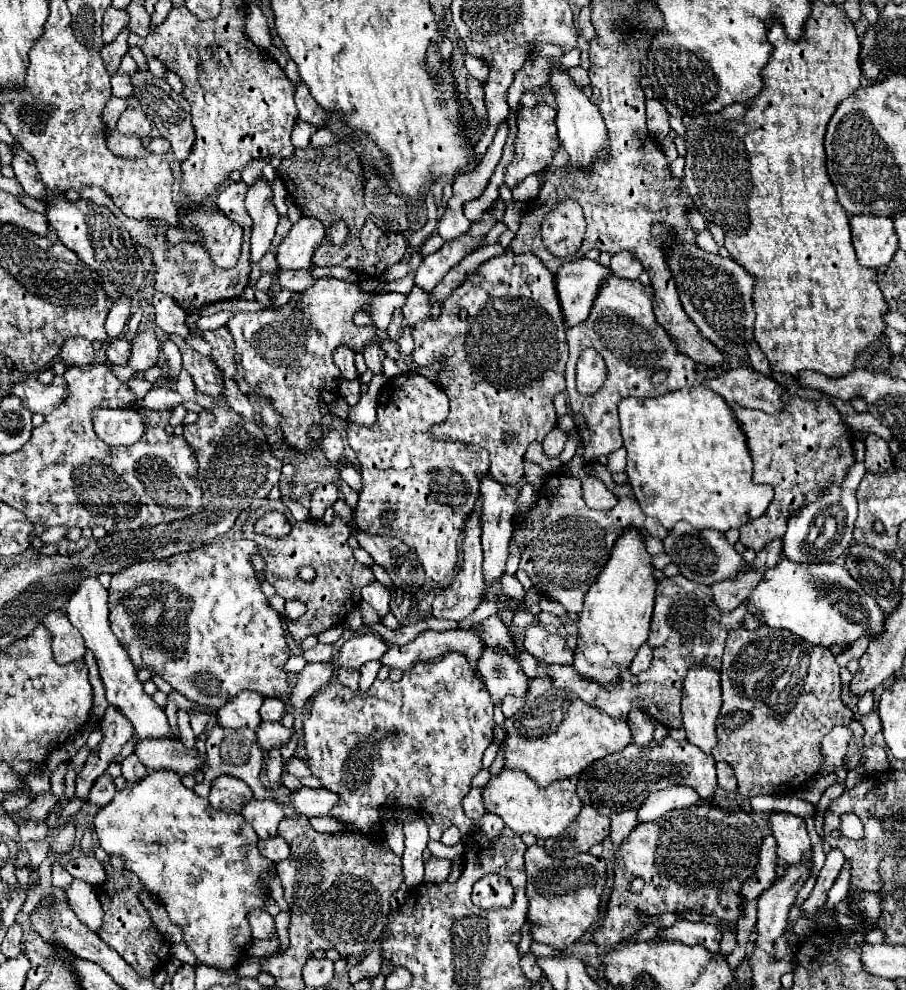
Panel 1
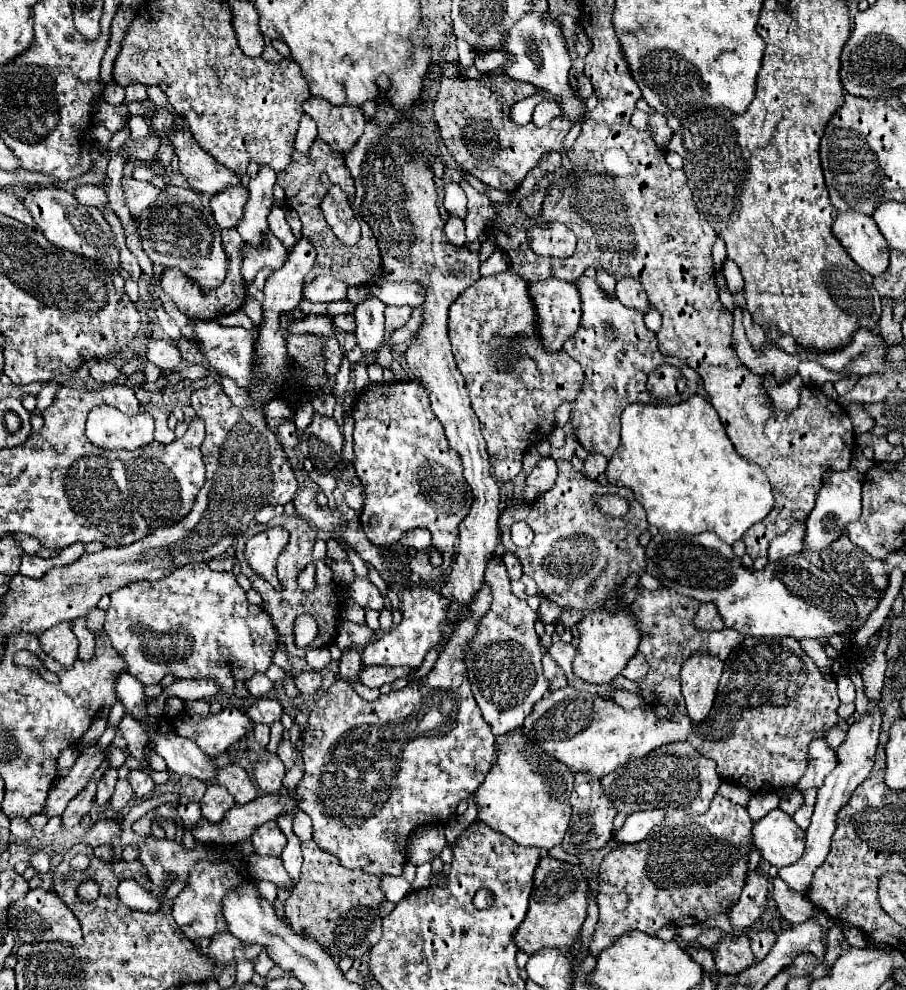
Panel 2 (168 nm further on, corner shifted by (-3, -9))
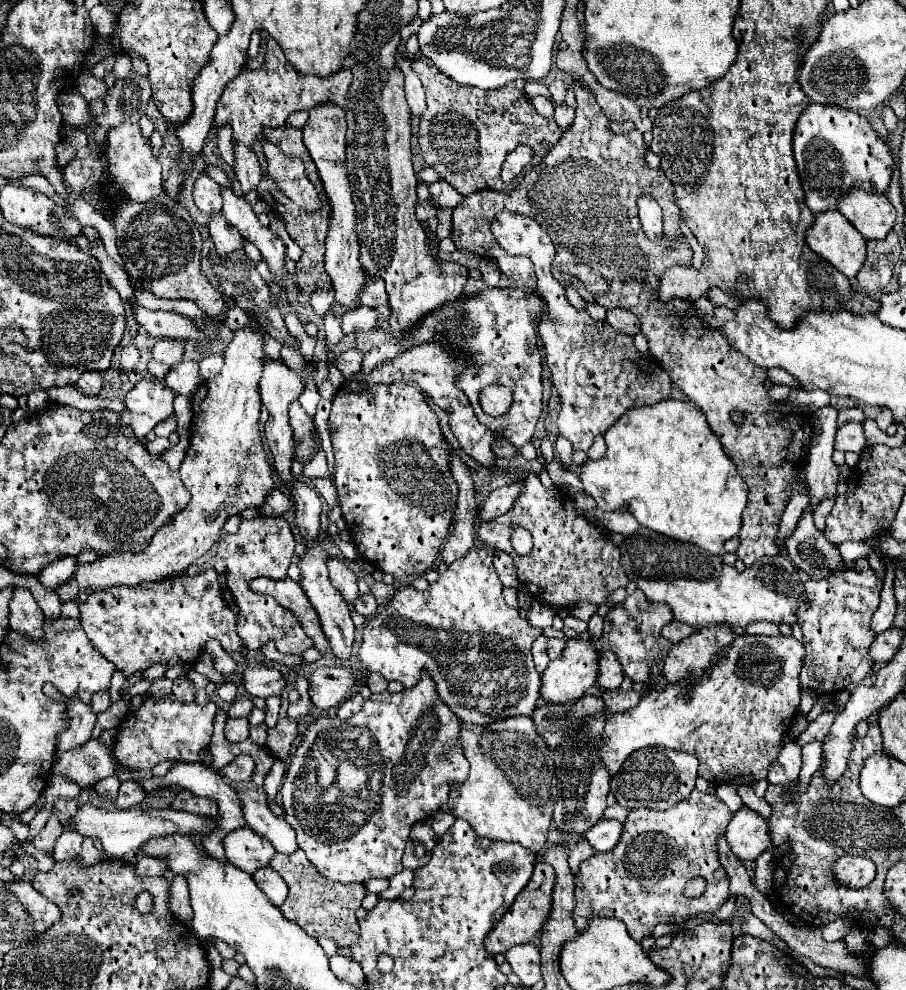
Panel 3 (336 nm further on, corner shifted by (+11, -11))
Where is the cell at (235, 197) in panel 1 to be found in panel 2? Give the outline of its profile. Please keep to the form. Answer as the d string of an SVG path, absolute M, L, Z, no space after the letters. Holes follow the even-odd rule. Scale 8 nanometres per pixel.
M237 186L237 188L227 188L221 190L219 194L215 194L211 198L211 210L215 216L215 222L221 228L235 228L241 214L243 214L243 206L247 202L247 190Z

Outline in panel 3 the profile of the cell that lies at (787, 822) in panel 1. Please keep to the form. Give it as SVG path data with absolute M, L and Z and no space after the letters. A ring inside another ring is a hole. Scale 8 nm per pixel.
M741 808L727 826L725 838L741 862L755 862L763 852L773 848L769 822L749 808Z

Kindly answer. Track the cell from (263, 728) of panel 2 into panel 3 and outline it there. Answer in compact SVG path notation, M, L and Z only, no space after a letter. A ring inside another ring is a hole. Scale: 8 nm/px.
M237 718L237 720L227 720L225 726L225 736L231 742L243 742L249 738L250 724L245 718Z

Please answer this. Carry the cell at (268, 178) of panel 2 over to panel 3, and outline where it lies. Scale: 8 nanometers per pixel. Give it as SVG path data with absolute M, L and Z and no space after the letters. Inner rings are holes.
M233 142L233 146L235 146L235 166L233 166L233 172L239 178L241 190L243 190L243 196L245 196L245 194L249 194L251 190L257 188L257 184L263 178L263 174L261 174L259 160L257 160L257 156L255 156L255 152L251 148L241 146L237 142Z

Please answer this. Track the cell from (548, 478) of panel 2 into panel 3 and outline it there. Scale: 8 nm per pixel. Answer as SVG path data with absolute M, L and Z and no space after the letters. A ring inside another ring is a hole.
M521 480L513 482L513 484L505 484L499 490L493 490L487 496L483 508L479 510L479 520L495 520L497 516L505 514L511 508L511 504L517 502L517 496L521 496L521 492L523 492Z

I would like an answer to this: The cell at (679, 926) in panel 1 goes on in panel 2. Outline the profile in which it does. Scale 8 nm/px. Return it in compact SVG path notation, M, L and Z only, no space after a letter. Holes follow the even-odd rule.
M723 938L723 946L715 952L715 966L721 974L739 974L753 966L753 952L747 938Z

